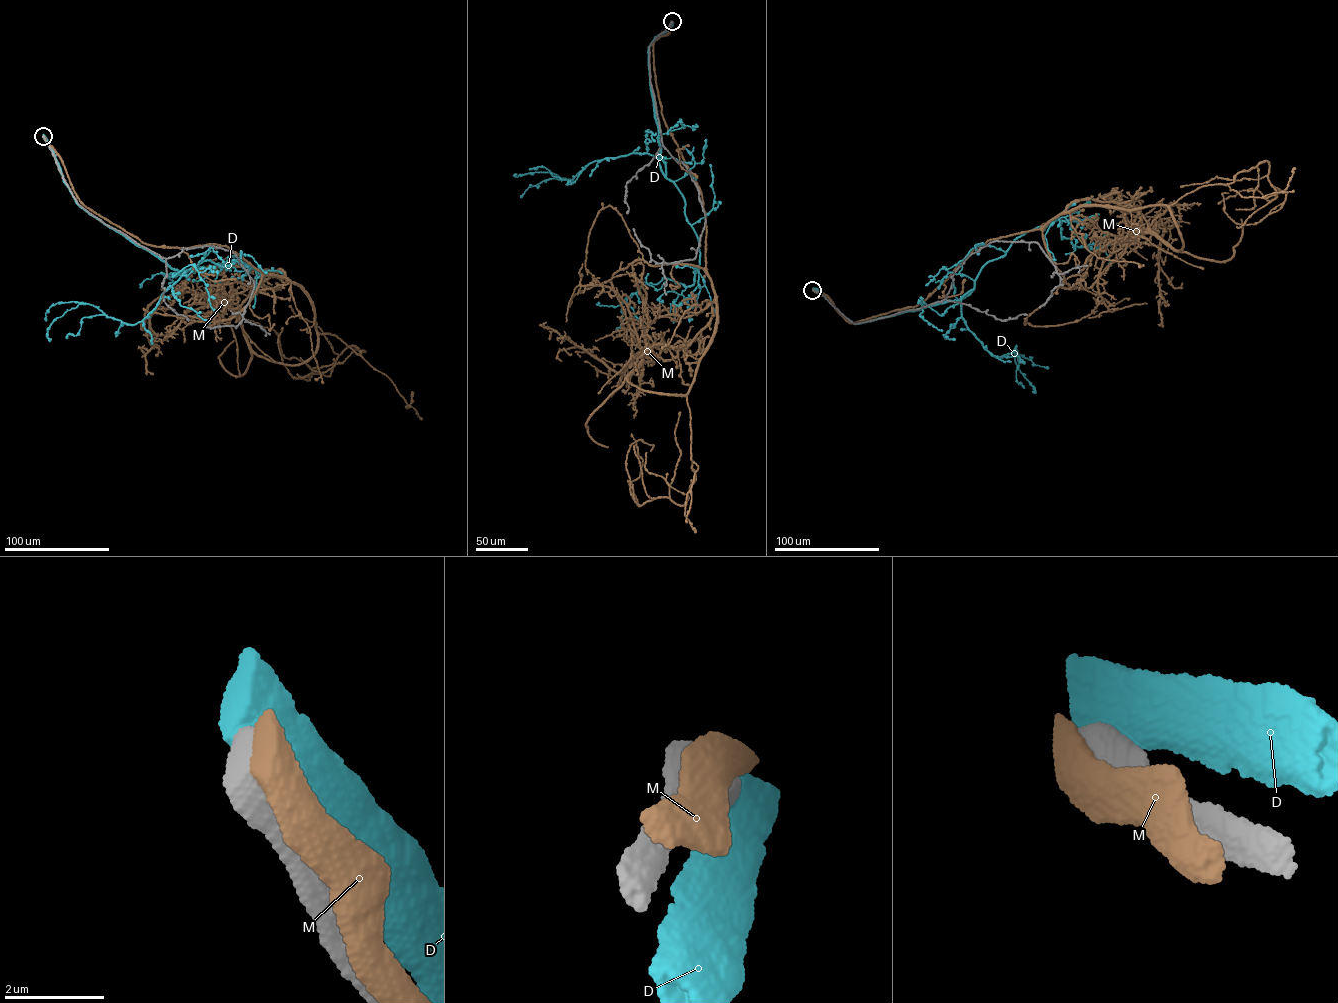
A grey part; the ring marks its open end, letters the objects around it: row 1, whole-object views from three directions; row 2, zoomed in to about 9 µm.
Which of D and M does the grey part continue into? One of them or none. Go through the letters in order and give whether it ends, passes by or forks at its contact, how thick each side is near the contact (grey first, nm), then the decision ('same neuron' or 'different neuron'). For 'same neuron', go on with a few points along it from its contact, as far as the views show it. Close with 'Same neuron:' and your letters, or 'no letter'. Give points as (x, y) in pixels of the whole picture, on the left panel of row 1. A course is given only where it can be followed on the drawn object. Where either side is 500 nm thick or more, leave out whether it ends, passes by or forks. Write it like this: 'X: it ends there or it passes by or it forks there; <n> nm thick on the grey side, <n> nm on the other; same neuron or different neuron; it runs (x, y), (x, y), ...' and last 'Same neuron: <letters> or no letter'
D: 950 nm thick on the grey side, 750 nm on the other; different neuron
M: 1000 nm thick on the grey side, 750 nm on the other; different neuron
Same neuron: no letter

